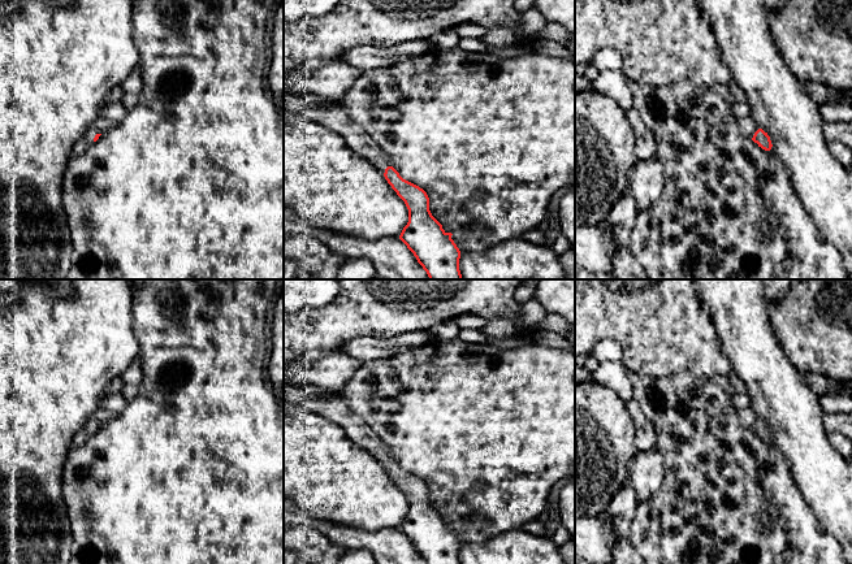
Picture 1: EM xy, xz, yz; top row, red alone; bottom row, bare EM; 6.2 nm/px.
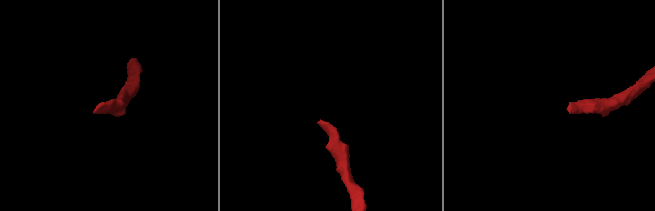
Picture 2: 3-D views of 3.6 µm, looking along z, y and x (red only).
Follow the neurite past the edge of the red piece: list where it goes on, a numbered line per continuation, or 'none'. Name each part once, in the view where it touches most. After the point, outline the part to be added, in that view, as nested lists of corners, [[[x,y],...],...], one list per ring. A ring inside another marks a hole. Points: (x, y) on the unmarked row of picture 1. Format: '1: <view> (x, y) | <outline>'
1: xy (102, 415) | [[[100,408],[95,415],[92,415],[83,428],[75,433],[73,439],[73,447],[83,444],[88,437],[94,433],[96,425],[103,425],[105,421],[113,417],[113,413]]]

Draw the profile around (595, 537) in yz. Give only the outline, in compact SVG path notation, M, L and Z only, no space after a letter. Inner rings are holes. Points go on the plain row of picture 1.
M575 517L575 556L592 564L614 564L613 546L619 535L602 517Z

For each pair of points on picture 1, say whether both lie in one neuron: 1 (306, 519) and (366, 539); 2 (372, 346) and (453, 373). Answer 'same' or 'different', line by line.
1: same
2: different

